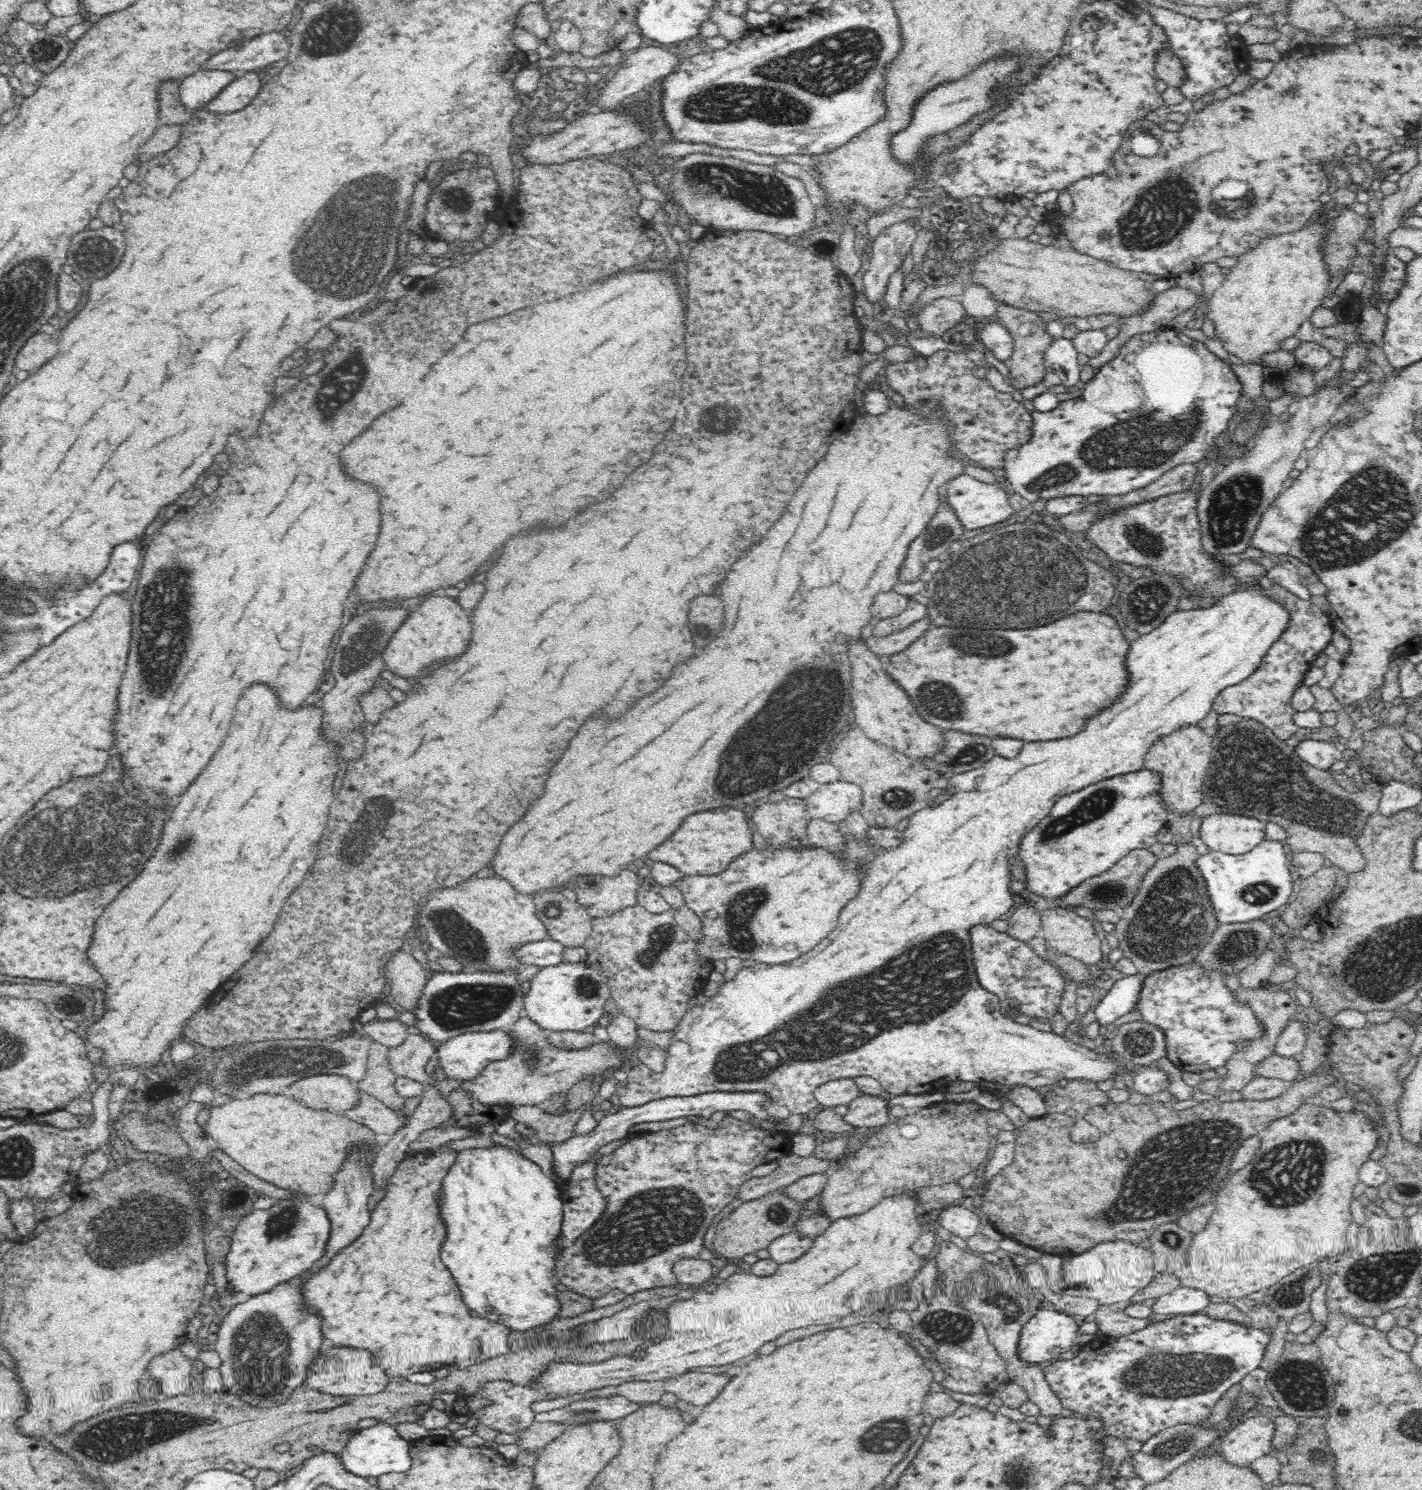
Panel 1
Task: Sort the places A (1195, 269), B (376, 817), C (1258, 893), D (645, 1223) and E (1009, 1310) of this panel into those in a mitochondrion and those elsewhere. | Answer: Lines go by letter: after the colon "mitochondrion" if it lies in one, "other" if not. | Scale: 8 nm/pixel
A: other
B: mitochondrion
C: mitochondrion
D: mitochondrion
E: mitochondrion

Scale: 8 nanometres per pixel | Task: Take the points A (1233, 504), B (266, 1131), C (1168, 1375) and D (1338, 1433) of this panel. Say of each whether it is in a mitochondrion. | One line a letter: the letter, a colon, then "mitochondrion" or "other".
A: mitochondrion
B: other
C: mitochondrion
D: other

